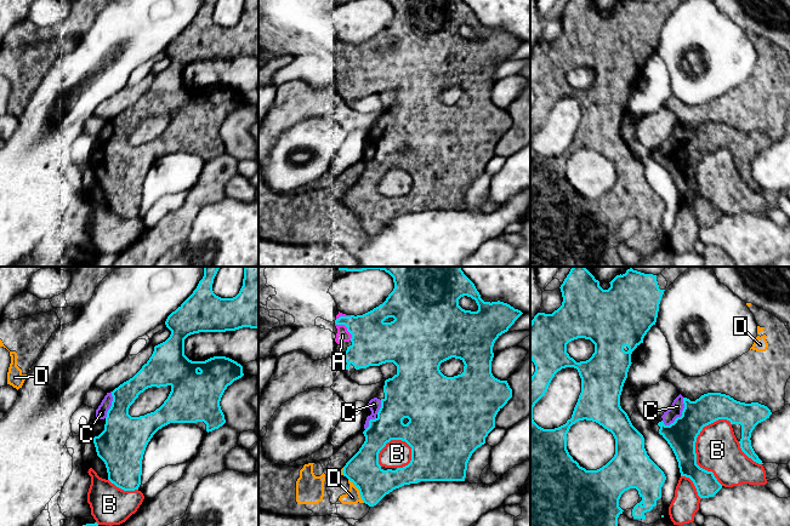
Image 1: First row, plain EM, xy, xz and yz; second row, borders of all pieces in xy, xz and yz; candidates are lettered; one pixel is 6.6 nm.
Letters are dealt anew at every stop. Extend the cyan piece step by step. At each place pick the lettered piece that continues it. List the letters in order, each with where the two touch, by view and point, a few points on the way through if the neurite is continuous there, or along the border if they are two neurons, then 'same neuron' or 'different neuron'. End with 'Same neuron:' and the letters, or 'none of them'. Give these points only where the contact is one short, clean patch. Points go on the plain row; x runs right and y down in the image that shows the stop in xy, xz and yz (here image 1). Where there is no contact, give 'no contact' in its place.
A: contact xz (347, 57); same neuron
B: contact yz (694, 181); different neuron
C: contact yz (682, 143); way yz (681, 164), (682, 143), (677, 135); same neuron
D: contact xz (359, 219); border xz (348, 207), (358, 218), (364, 230); different neuron
Same neuron: A, C

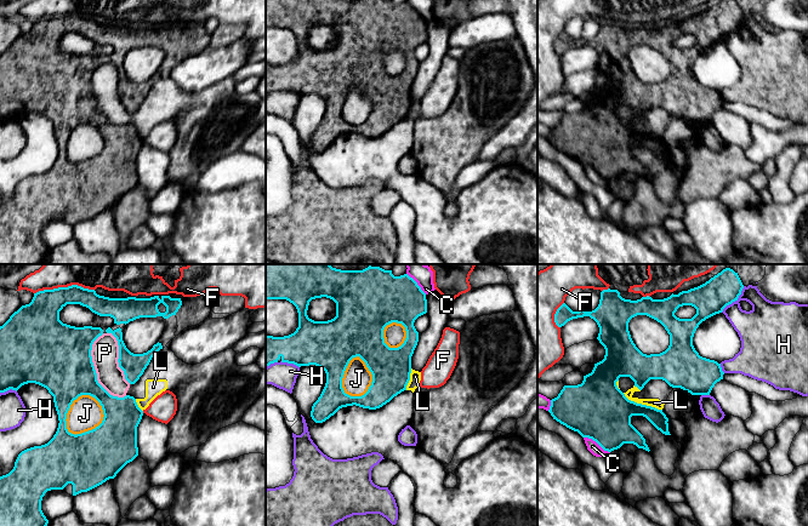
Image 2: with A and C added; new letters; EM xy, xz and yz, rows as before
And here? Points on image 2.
C: contact yz (597, 171); different neuron
F: contact xy (63, 16); different neuron
H: contact yz (734, 29); different neuron
J: contact xy (69, 136); different neuron
L: contact yz (641, 132); border yz (622, 121), (631, 129), (661, 138); different neuron
P: contact xy (95, 98); different neuron
Same neuron: none of them

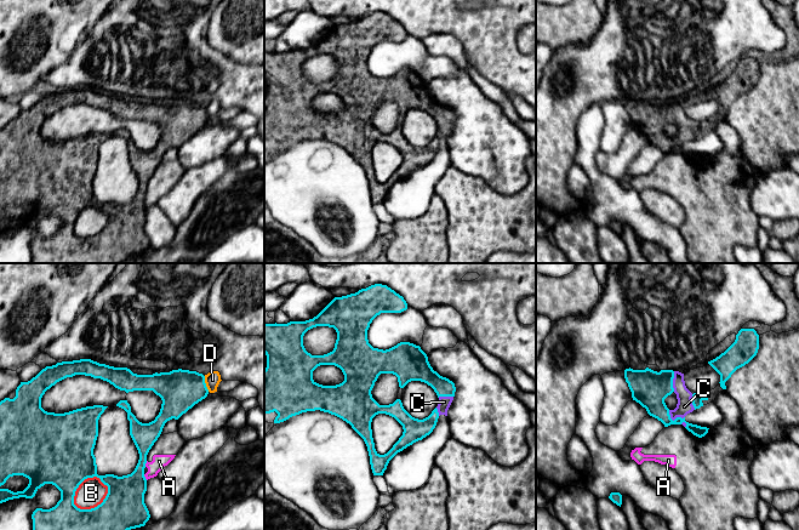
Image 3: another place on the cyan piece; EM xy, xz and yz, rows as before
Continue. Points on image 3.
A: contact xy (146, 191); border xy (147, 189), (144, 194); different neuron
B: contact xy (95, 235); different neuron
C: contact yz (674, 148); way yz (650, 119), (652, 129), (674, 148), (684, 135); same neuron
D: contact xy (205, 112); different neuron
Same neuron: C

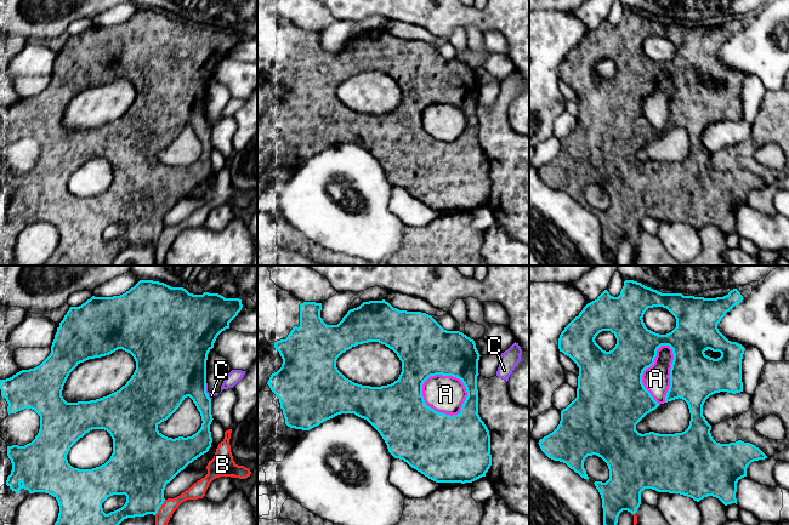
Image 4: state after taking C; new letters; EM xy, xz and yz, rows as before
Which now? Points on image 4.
A: contact xz (432, 137); different neuron
B: contact xy (160, 234); different neuron
C: contact xy (205, 120); border xy (205, 112), (205, 119), (210, 127); different neuron
Same neuron: none of them

